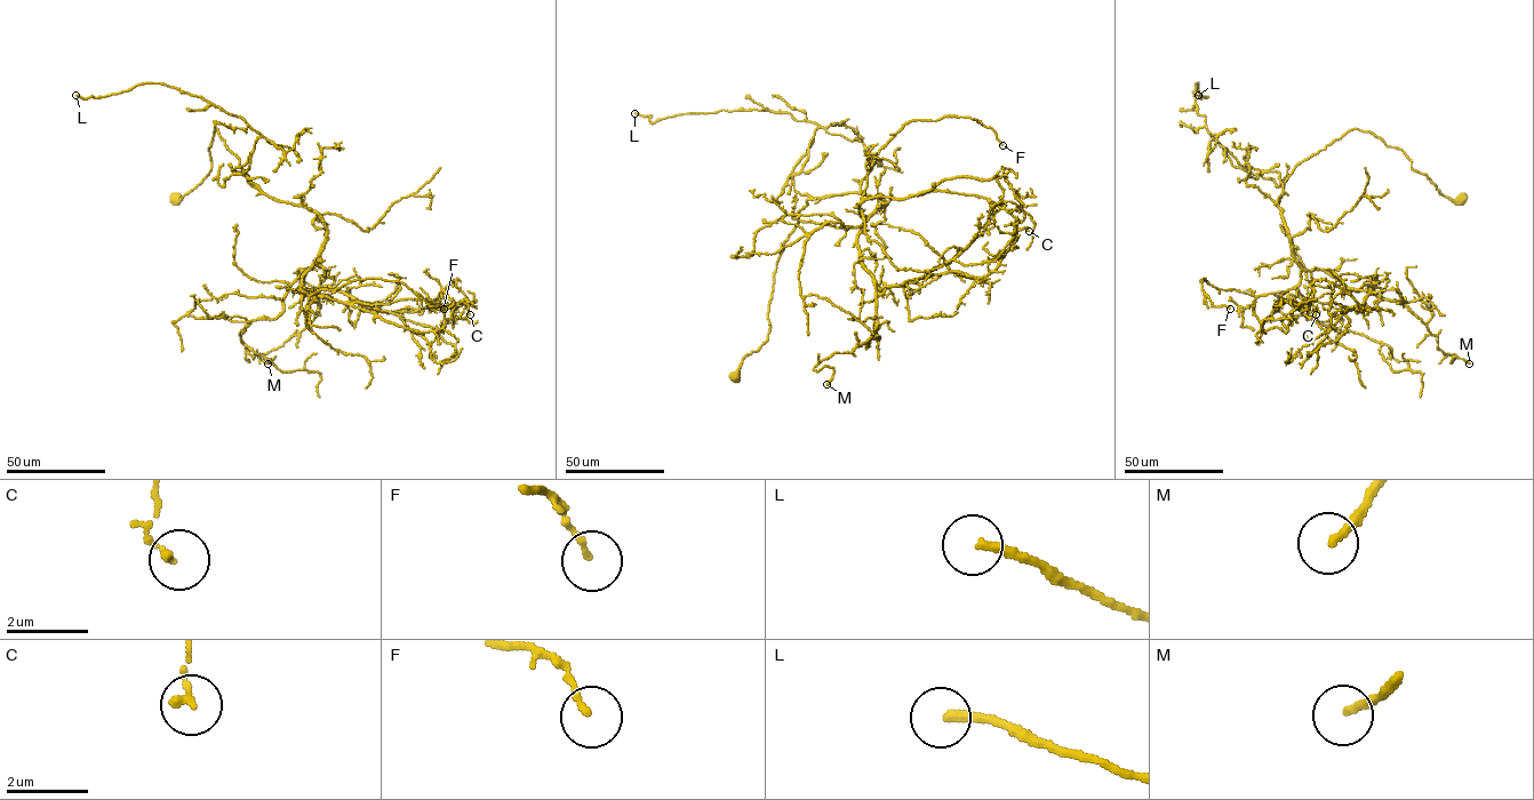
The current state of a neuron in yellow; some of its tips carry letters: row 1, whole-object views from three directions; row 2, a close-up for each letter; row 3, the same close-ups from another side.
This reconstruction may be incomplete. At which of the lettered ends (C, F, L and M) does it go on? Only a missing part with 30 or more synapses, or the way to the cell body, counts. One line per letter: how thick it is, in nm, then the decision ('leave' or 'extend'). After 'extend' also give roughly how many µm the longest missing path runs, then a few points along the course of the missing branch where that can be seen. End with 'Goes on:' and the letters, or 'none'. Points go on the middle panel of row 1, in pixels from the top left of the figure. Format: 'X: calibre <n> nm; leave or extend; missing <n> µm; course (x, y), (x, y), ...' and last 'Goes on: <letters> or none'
C: calibre 190 nm; leave
F: calibre 140 nm; leave
L: calibre 240 nm; extend; missing 110 µm
M: calibre 200 nm; leave
Goes on: L

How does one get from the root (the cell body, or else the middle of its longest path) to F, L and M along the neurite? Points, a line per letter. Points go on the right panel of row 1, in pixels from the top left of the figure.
F: (1461, 200), (1349, 130), (1278, 202), (1300, 282), (1253, 296), (1203, 279), (1230, 309)
L: (1461, 200), (1355, 128), (1283, 189), (1214, 140), (1197, 82), (1198, 95)
M: (1461, 200), (1355, 128), (1299, 162), (1278, 205), (1303, 269), (1404, 304), (1451, 362), (1469, 364)

